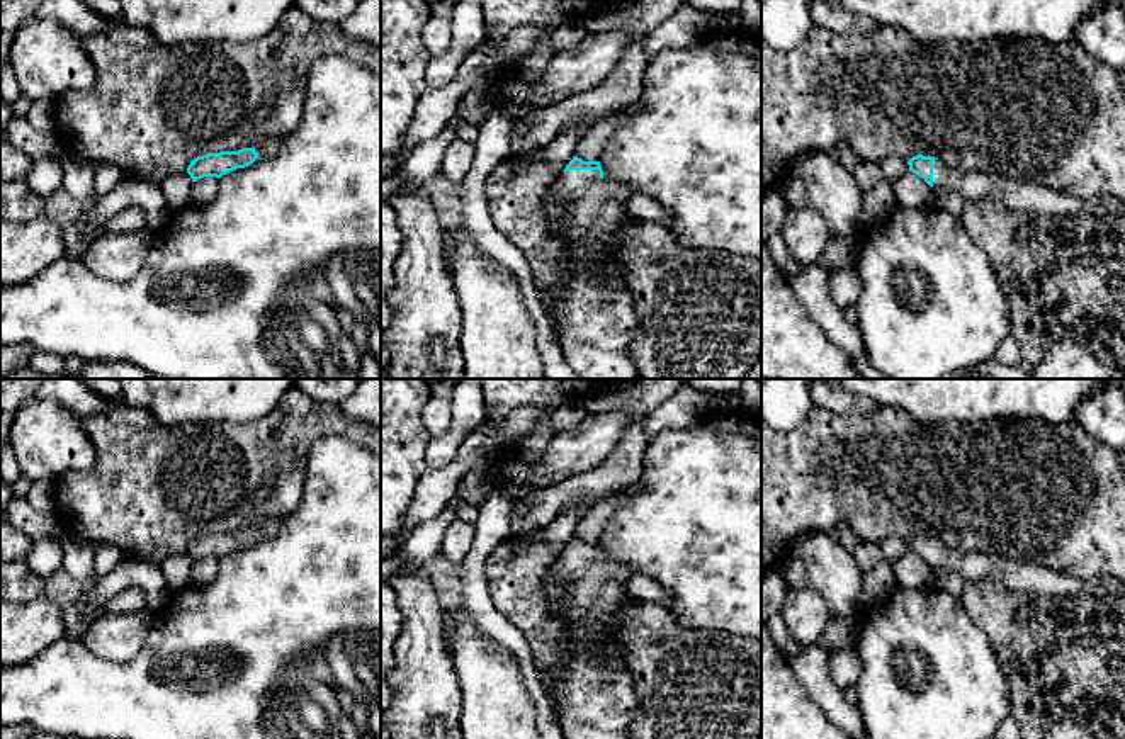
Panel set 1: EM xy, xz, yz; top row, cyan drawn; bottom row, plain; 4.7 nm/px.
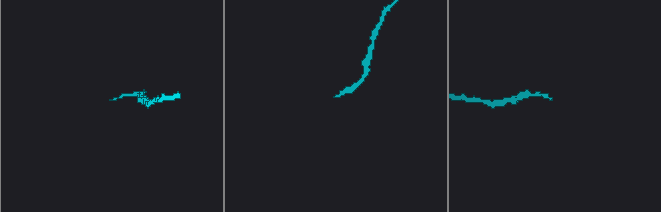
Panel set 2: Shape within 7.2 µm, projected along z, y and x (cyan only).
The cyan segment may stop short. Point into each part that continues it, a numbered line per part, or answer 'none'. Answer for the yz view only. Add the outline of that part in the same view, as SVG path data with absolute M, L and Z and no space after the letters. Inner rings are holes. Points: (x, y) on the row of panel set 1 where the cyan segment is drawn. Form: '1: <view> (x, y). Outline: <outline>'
1: yz (1034, 197). Outline: M940 160L933 161L933 189L945 187L958 190L965 200L992 199L994 202L1032 214L1054 217L1089 214L1096 217L1125 214L1125 202L1103 195L1096 199L1079 199L1057 192L1035 182L1009 180L1001 175L982 177L950 168Z

